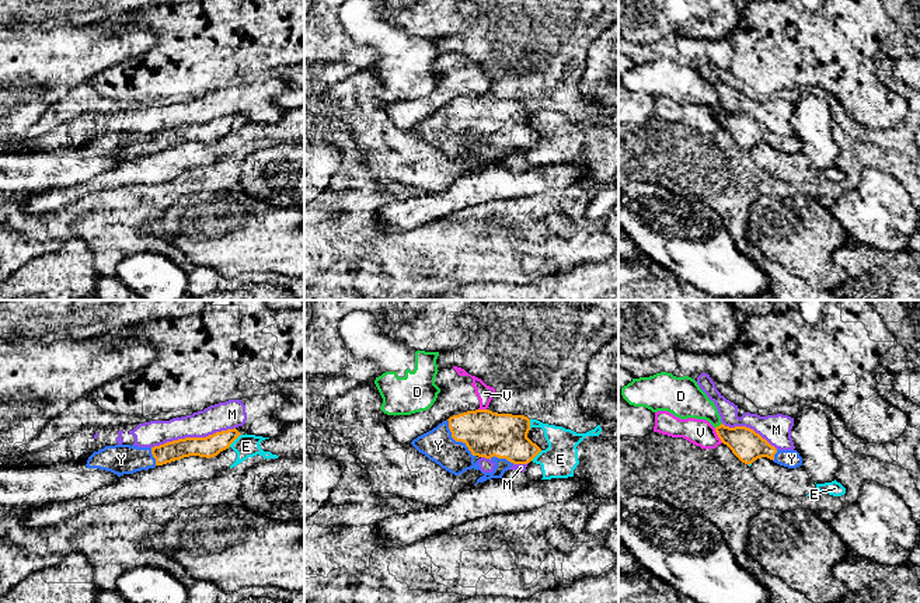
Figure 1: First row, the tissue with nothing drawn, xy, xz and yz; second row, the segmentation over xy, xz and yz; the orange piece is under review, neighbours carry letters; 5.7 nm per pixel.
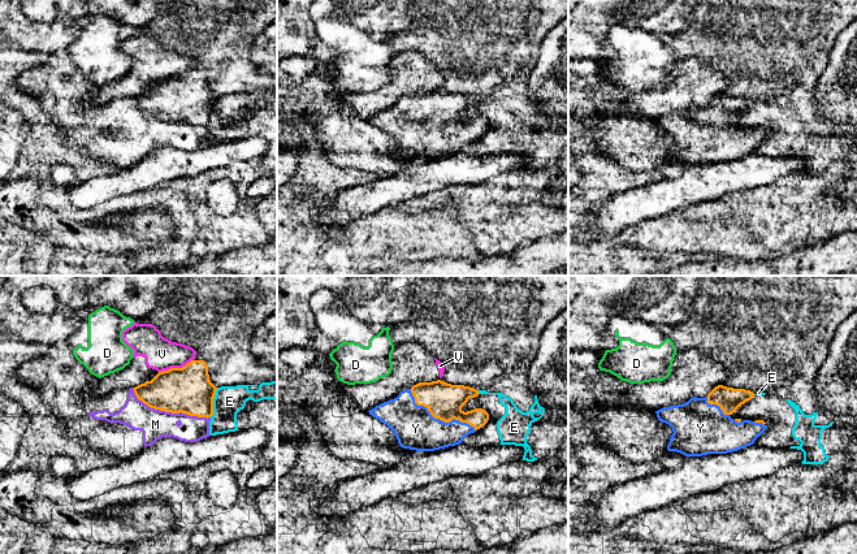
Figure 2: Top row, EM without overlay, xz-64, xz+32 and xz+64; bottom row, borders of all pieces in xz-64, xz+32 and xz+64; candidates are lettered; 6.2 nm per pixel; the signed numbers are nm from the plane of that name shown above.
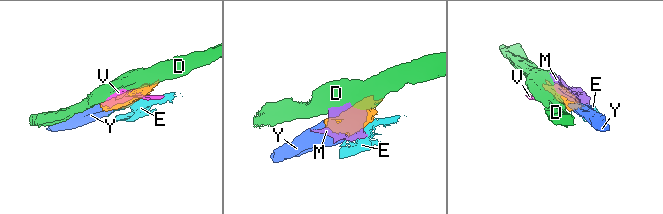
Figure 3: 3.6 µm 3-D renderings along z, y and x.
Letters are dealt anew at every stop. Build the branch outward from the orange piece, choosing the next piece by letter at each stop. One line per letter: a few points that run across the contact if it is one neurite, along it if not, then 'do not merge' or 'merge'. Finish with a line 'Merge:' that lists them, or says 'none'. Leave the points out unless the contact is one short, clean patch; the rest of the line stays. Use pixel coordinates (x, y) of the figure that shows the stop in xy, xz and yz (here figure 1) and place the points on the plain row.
D: do not merge
E: do not merge
M: do not merge
V: do not merge
Y: xz (487, 119), (469, 119), (456, 126), (438, 131) | merge
Merge: Y

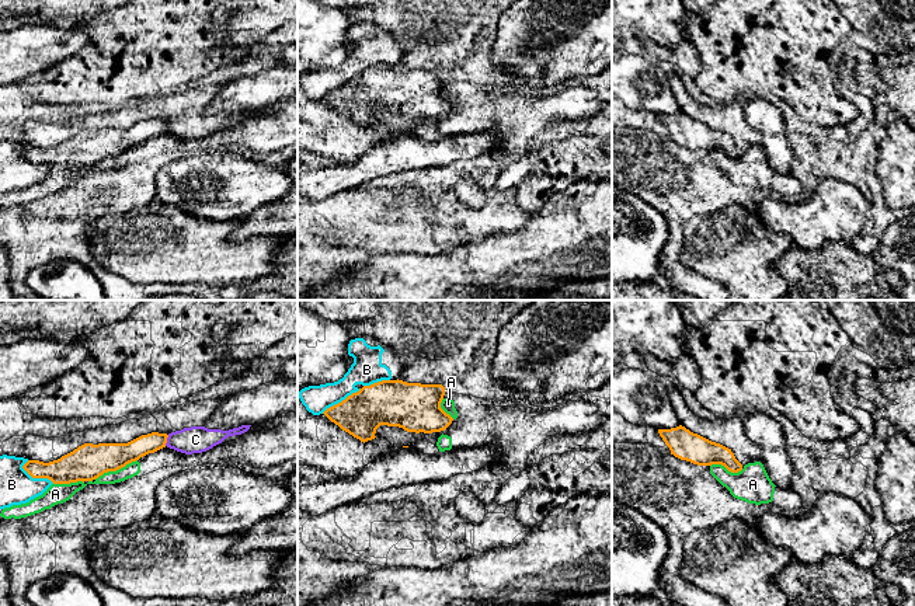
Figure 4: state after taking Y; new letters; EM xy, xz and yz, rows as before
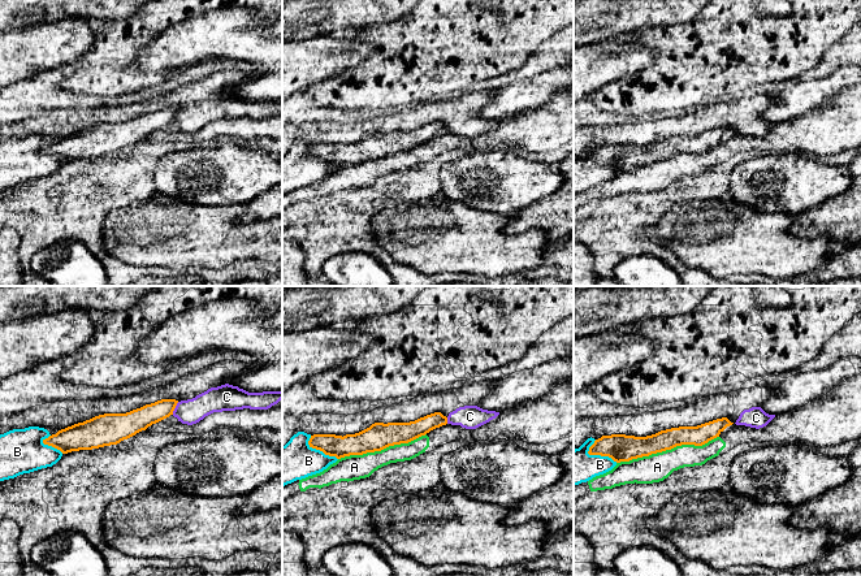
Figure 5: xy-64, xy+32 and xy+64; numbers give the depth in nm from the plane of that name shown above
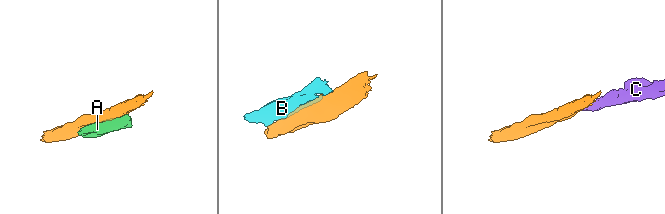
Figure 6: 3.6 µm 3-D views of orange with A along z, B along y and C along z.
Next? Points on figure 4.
A: do not merge
B: do not merge
C: xy (169, 121), (164, 131) | do not merge
Merge: none

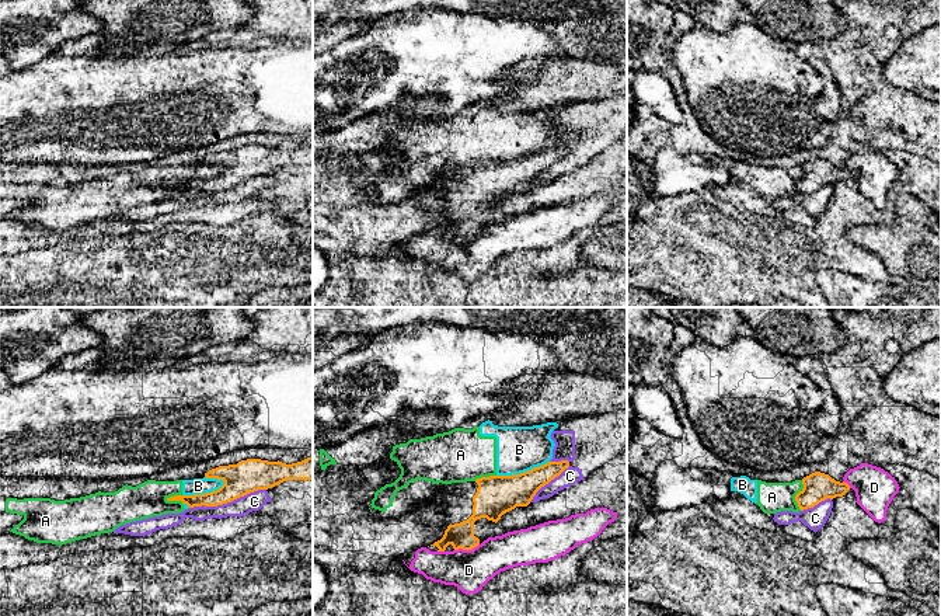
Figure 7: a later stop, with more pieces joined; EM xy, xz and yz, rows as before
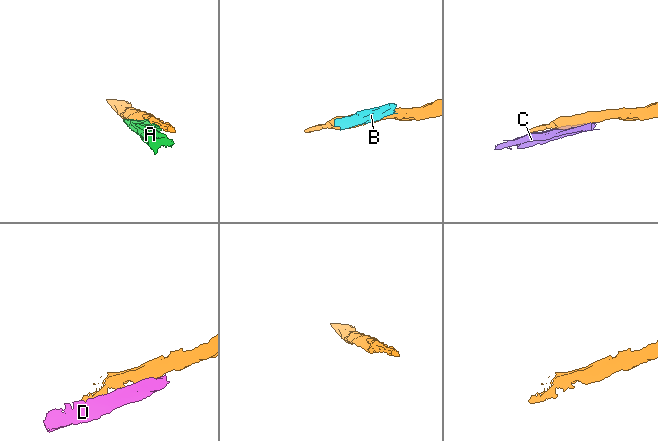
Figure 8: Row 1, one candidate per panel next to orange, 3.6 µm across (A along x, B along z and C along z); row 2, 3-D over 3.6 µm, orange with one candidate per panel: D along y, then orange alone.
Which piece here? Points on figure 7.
A: xy (166, 184), (183, 190) | do not merge
B: do not merge
C: do not merge
D: do not merge
Merge: none

